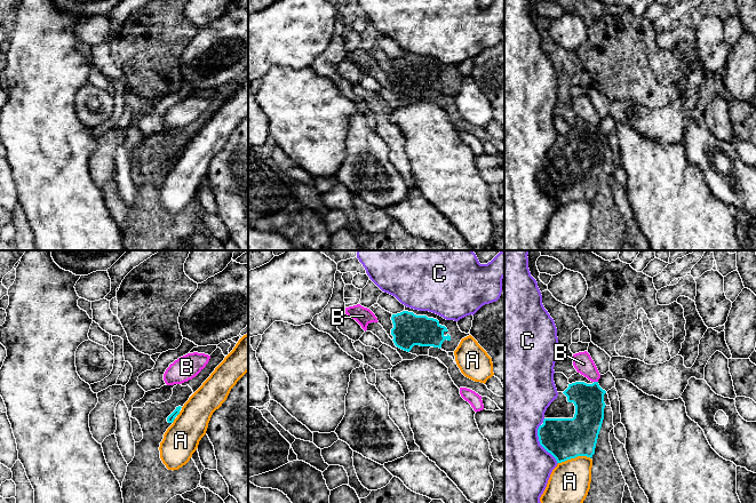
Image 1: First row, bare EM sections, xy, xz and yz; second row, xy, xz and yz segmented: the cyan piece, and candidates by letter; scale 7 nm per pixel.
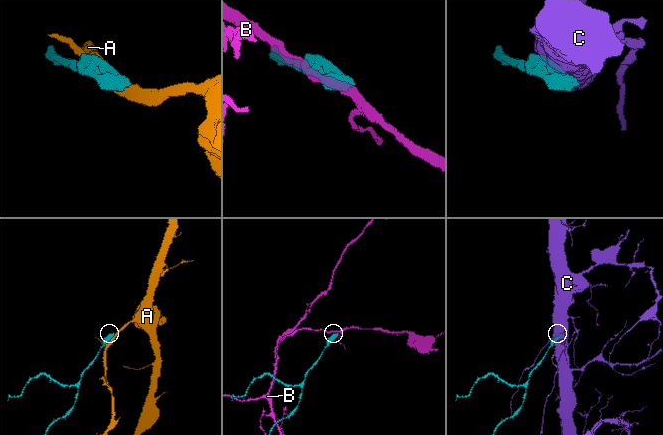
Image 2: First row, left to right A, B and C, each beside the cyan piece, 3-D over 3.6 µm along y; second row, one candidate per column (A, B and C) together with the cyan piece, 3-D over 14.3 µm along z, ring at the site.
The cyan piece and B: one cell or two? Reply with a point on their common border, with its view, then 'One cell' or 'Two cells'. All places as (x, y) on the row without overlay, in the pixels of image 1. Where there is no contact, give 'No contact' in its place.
Touches cyan at yz (596, 126). Two cells

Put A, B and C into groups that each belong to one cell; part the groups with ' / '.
A / B / C

